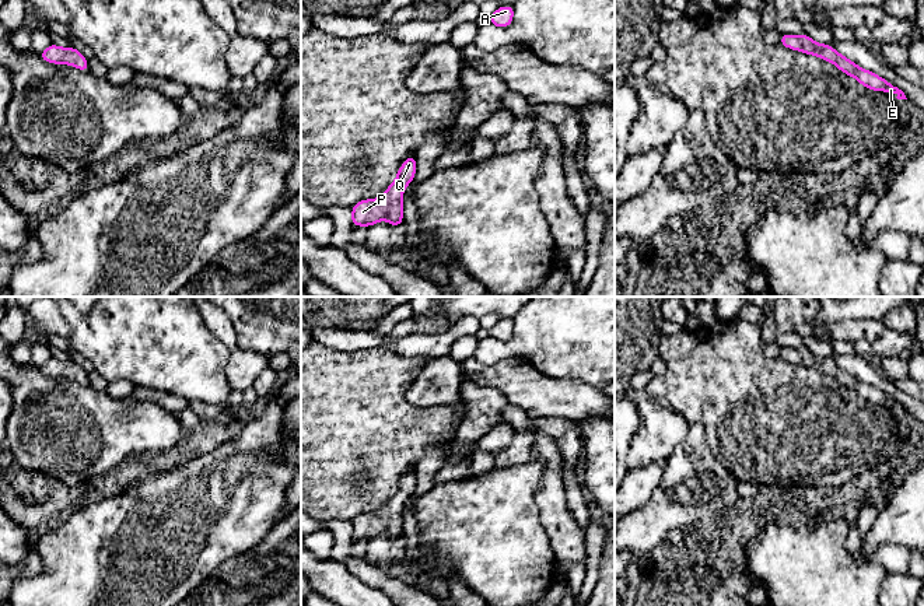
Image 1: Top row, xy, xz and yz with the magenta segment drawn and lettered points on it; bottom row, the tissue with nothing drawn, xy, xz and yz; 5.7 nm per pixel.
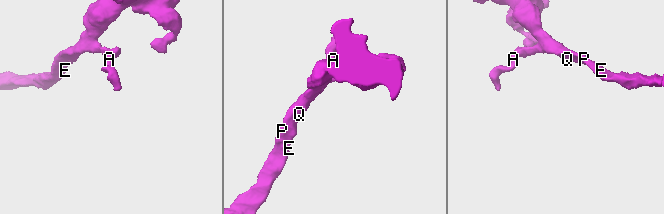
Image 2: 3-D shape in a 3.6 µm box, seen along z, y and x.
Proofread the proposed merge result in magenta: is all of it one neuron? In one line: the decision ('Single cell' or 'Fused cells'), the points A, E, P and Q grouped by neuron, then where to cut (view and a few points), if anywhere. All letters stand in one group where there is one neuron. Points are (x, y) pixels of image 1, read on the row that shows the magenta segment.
Single cell. Groups: A E P Q. No split

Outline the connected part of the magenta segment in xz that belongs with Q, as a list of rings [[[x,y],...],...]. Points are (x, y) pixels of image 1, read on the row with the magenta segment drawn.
[[[409,155],[400,165],[395,181],[378,199],[365,199],[351,206],[351,227],[371,225],[385,220],[392,228],[403,223],[403,192],[416,175],[416,157]]]

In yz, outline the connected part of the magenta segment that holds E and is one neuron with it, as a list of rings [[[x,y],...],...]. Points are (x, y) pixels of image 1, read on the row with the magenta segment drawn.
[[[781,34],[780,43],[784,48],[820,57],[834,64],[841,73],[854,77],[861,85],[871,91],[883,91],[897,95],[897,99],[907,99],[904,92],[888,83],[883,77],[860,67],[848,57],[840,55],[832,45],[815,42],[809,35]]]

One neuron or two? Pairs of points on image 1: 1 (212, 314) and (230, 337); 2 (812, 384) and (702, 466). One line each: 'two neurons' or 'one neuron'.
1: one neuron
2: two neurons

